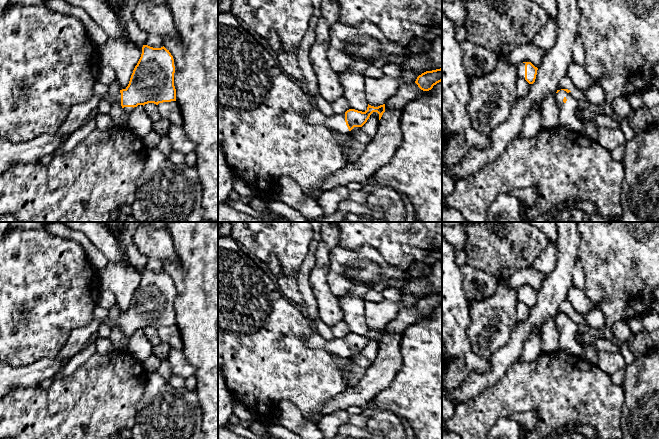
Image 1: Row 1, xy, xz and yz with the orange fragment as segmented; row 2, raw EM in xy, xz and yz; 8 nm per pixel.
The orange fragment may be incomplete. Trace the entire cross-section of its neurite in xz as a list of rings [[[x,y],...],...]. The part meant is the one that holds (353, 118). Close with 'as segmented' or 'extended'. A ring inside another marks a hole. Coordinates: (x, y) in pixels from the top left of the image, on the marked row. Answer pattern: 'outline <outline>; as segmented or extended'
outline [[[368,104],[365,112],[349,109],[344,114],[334,113],[331,116],[326,116],[318,109],[314,108],[305,113],[303,117],[309,124],[324,125],[332,131],[339,132],[345,137],[354,127],[362,127],[373,112],[377,112],[379,114],[380,120],[385,112],[385,104],[378,107]]]; extended

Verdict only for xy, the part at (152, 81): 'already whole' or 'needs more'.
needs more

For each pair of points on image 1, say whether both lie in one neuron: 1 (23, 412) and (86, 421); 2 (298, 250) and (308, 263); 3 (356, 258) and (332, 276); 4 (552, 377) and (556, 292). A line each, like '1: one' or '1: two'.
1: one
2: two
3: one
4: two

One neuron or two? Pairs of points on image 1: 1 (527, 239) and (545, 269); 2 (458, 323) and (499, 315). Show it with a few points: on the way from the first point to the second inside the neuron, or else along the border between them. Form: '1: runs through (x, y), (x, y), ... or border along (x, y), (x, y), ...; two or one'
1: border along (549, 240), (545, 249), (530, 266); two
2: border along (469, 301), (470, 323), (466, 338), (470, 345); two

